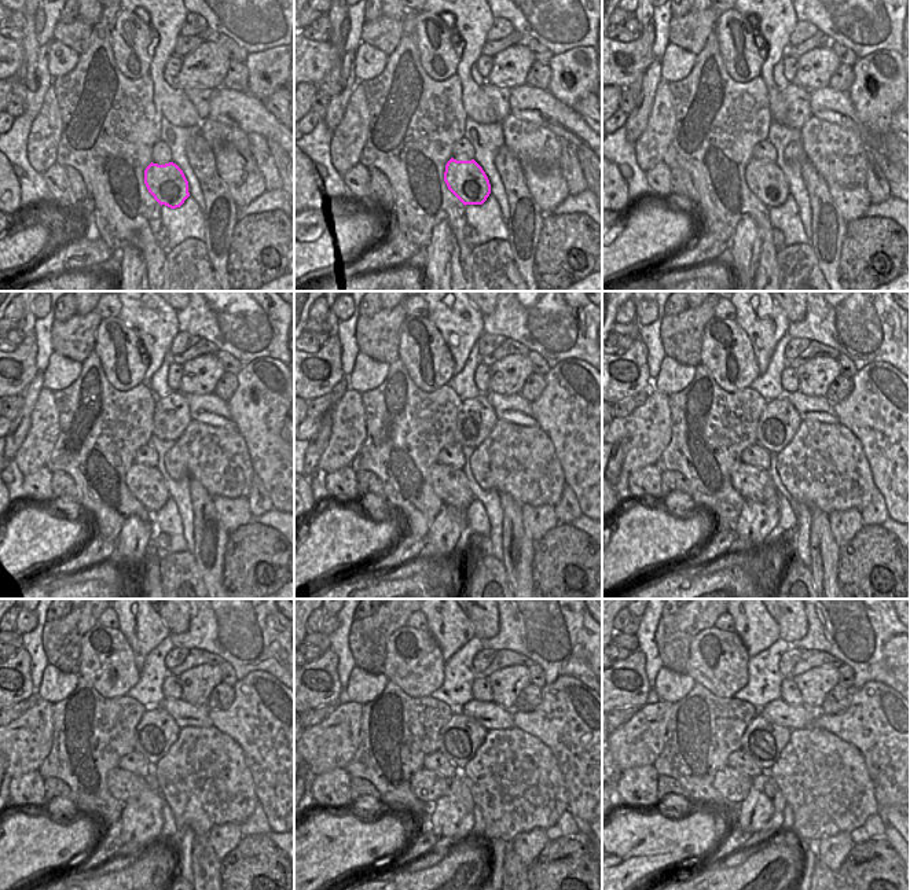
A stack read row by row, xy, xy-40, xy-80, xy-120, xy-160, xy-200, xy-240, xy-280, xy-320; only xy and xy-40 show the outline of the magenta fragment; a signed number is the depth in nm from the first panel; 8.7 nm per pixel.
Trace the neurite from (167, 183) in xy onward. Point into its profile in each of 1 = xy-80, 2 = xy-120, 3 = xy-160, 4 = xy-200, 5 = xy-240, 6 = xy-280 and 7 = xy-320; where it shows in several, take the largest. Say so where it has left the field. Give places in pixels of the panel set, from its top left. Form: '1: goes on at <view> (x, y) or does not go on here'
1: goes on at xy-80 (764, 179)
2: goes on at xy-120 (146, 484)
3: goes on at xy-160 (450, 485)
4: goes on at xy-200 (753, 484)
5: goes on at xy-240 (123, 784)
6: goes on at xy-280 (428, 786)
7: goes on at xy-320 (733, 784)

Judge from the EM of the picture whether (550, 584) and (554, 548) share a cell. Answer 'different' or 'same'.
same

